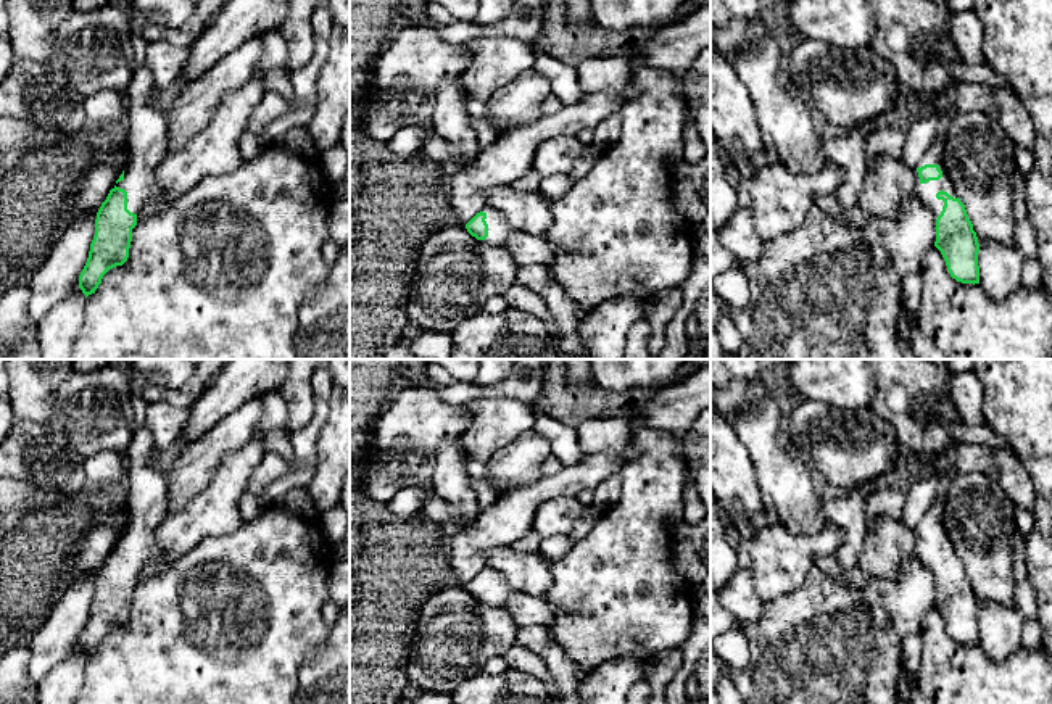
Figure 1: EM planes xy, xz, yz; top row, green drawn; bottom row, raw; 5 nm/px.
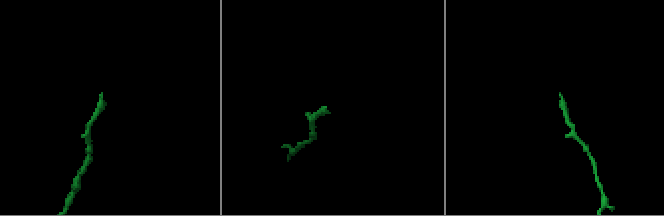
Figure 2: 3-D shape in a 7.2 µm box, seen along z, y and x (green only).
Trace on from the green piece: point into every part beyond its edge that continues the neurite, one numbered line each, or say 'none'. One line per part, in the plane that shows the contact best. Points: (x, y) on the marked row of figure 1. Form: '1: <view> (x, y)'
1: yz (927, 192)

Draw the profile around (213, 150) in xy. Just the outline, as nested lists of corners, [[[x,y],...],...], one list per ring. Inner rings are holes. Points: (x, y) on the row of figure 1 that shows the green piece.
[[[279,29],[266,31],[261,45],[255,76],[243,87],[226,93],[211,122],[161,159],[156,168],[161,195],[148,198],[140,208],[137,224],[169,209],[203,179],[232,172],[245,161],[238,140],[246,134],[250,118],[263,98],[263,77],[288,60],[288,45]]]

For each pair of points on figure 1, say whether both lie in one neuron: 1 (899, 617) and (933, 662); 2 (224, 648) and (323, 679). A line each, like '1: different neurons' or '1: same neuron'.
1: different neurons
2: different neurons

